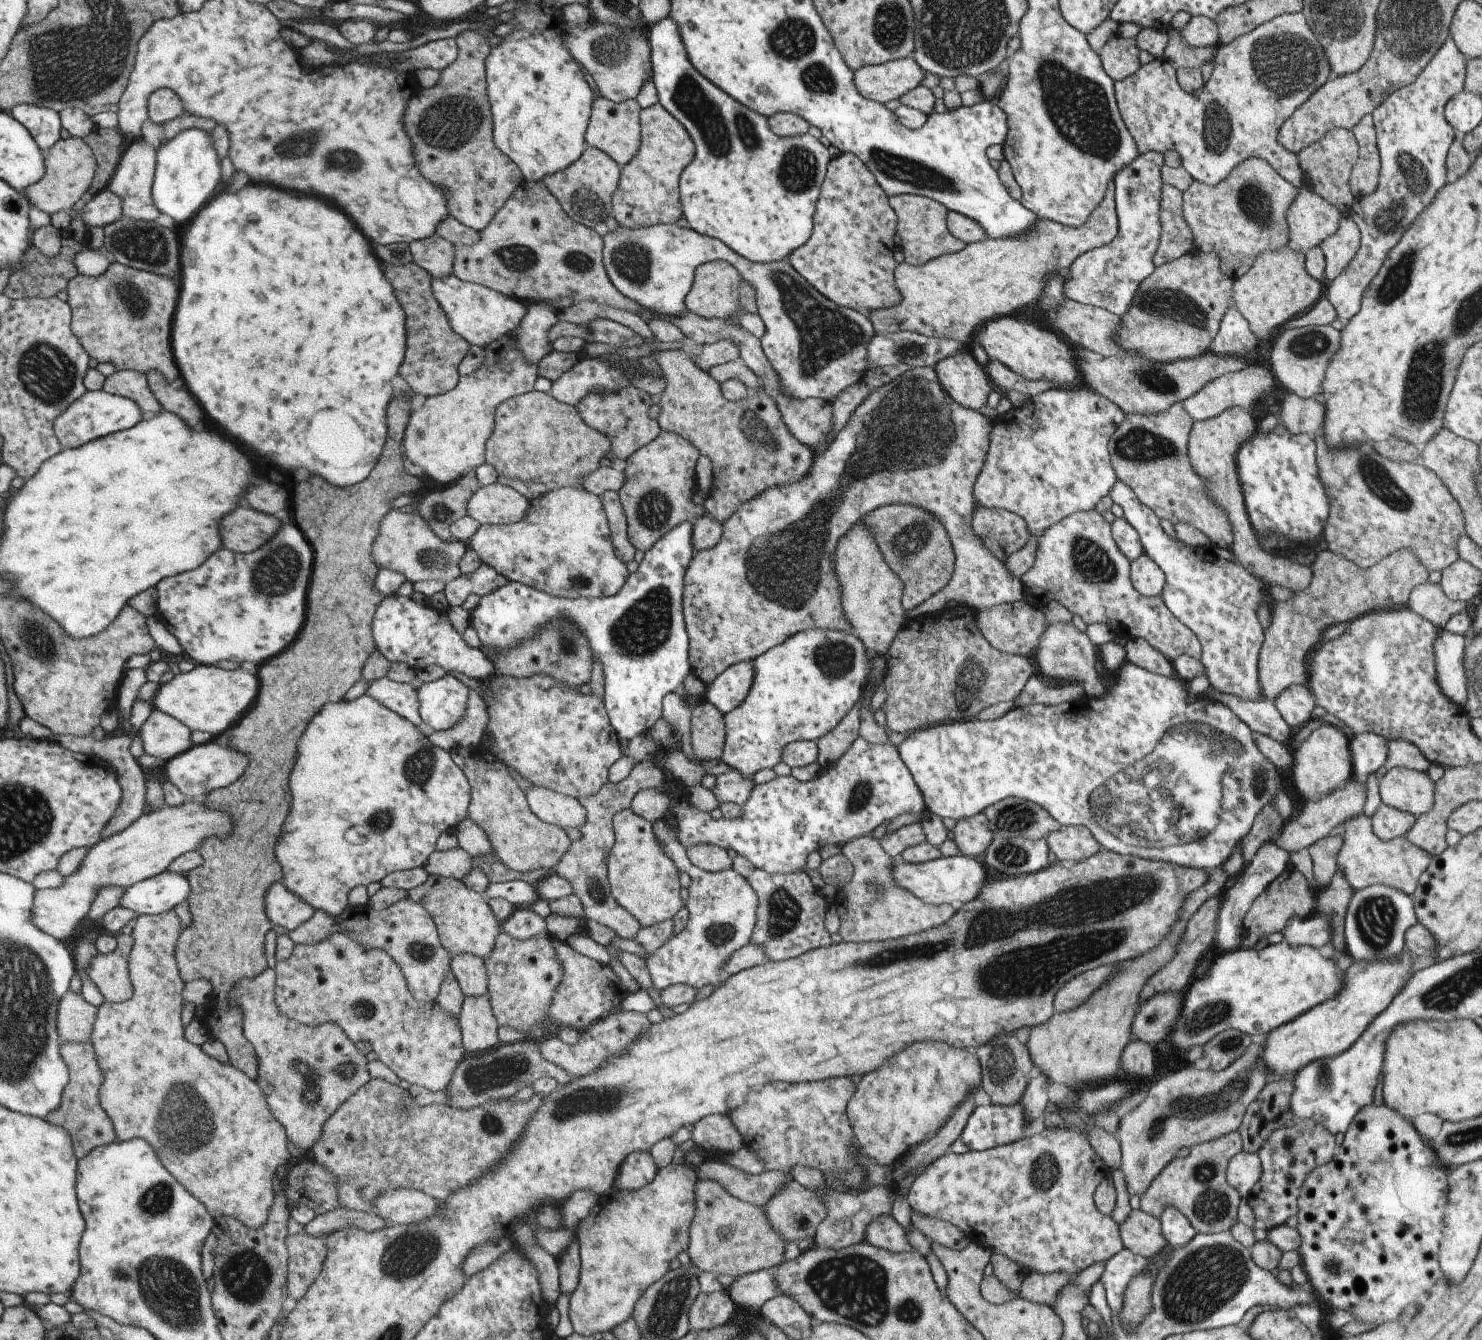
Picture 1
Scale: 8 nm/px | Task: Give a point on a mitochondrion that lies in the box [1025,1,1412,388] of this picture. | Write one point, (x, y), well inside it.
(1076, 104)

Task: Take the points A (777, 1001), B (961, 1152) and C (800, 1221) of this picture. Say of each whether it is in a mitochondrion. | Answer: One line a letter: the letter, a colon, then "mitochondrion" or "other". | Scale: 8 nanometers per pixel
A: other
B: other
C: mitochondrion

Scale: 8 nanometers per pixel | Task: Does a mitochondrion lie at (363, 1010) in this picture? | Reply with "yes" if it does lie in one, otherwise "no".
yes

